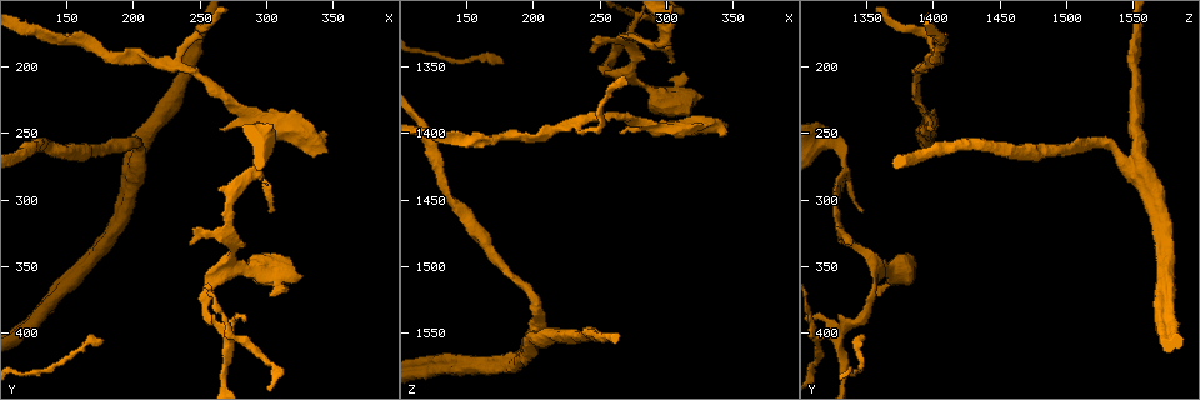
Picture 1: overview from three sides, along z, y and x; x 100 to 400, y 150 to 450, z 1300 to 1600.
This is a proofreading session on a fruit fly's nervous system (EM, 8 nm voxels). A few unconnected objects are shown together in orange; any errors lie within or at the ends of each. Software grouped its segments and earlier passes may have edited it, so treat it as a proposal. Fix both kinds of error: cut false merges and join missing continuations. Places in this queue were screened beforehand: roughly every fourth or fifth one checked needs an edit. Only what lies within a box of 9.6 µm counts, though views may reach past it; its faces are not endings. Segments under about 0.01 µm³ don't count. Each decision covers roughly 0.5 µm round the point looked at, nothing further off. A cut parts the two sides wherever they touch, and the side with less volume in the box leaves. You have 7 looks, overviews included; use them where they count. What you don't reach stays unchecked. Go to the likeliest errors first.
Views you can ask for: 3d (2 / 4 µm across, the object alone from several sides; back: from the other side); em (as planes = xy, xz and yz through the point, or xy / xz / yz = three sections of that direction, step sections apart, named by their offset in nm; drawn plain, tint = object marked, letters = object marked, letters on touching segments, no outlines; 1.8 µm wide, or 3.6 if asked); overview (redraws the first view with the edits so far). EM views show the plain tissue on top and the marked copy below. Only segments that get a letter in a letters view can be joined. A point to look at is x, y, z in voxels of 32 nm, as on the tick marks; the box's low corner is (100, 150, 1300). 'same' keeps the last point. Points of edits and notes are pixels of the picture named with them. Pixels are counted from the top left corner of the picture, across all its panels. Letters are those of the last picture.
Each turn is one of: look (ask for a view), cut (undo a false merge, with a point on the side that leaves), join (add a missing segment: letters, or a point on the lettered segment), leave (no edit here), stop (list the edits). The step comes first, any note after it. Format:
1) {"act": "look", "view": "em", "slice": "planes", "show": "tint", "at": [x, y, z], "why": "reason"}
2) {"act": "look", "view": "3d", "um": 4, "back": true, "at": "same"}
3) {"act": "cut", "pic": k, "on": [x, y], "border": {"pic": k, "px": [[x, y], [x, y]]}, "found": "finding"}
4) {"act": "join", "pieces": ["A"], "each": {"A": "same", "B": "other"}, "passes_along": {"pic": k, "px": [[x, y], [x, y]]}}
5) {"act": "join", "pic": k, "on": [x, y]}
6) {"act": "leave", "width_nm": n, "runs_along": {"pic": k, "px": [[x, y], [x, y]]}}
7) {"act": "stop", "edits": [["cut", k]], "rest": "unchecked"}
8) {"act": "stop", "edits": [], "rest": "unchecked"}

{"act": "look", "view": "em", "slice": "xy", "step": 16, "show": "letters", "at": [242, 202, 1388], "why": "sharp bend"}

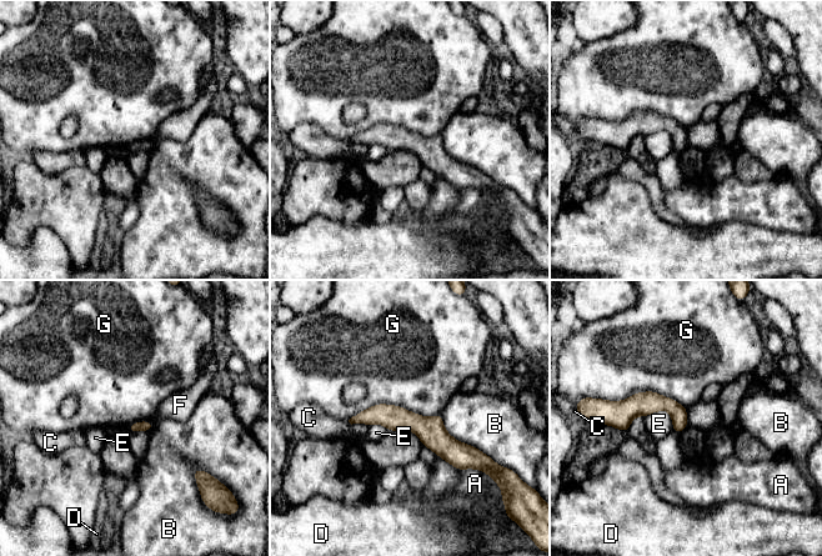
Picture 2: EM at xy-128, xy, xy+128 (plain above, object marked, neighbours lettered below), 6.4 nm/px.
{"act": "leave", "longest_contact_nm": ["G", 600], "each": {"A": "other", "B": "other", "C": "other", "D": "other", "E": "other", "F": "other", "G": "other"}, "runs_along": {"pic": 2, "px": [[354, 420], [409, 420], [474, 459]]}, "found": "one cell here"}

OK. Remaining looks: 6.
{"act": "look", "view": "em", "slice": "planes", "show": "letters", "at": [244, 334, 1336]}

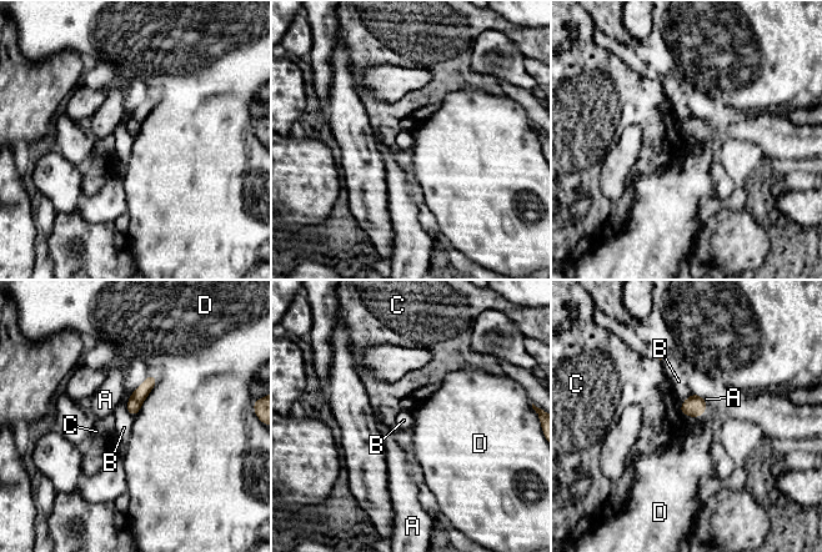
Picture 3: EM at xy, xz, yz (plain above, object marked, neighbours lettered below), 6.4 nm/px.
{"act": "leave", "each": {"A": "other", "B": "other", "C": "other", "D": "other"}, "border": {"pic": 3, "px": [[130, 394], [126, 410], [133, 417]]}, "found": "none of them fits"}

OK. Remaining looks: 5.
{"act": "look", "view": "3d", "um": 2, "back": true, "at": [342, 268, 1390], "why": "thick end"}

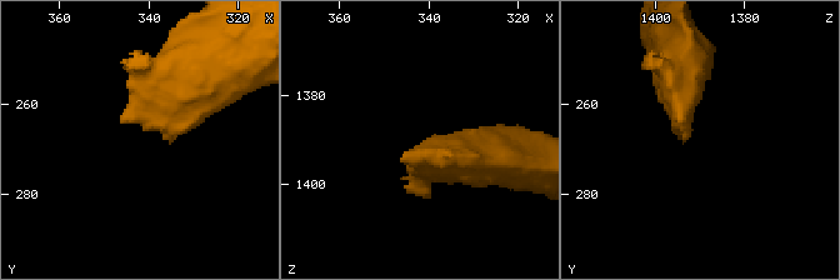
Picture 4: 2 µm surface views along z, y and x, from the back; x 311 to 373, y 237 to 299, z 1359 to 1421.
{"act": "look", "view": "em", "slice": "planes", "show": "letters", "at": [341, 267, 1393], "why": "shape alone is not enough"}

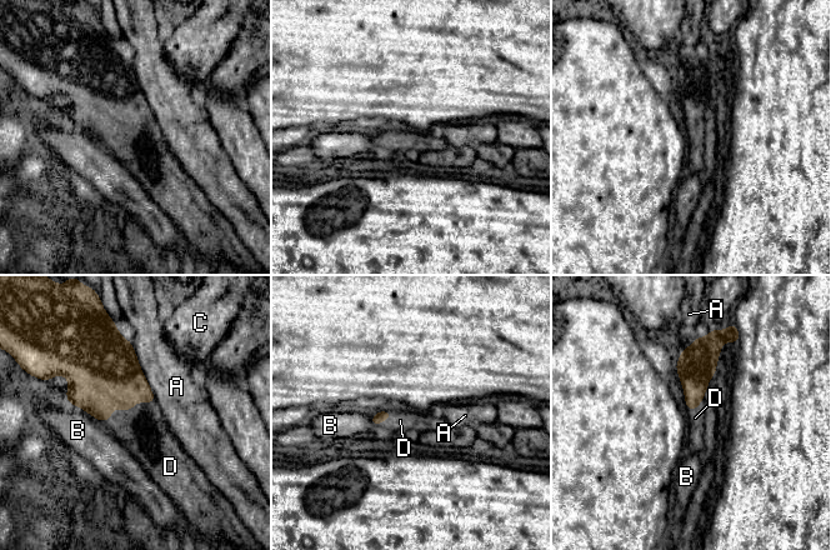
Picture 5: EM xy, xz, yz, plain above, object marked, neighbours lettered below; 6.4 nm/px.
{"act": "join", "pieces": ["D"], "each": {"A": "other", "B": "other", "C": "other", "D": "same"}, "found": "the cell continues"}

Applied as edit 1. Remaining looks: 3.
{"act": "stop", "edits": [["join", 5]], "rest": "unchecked"}

